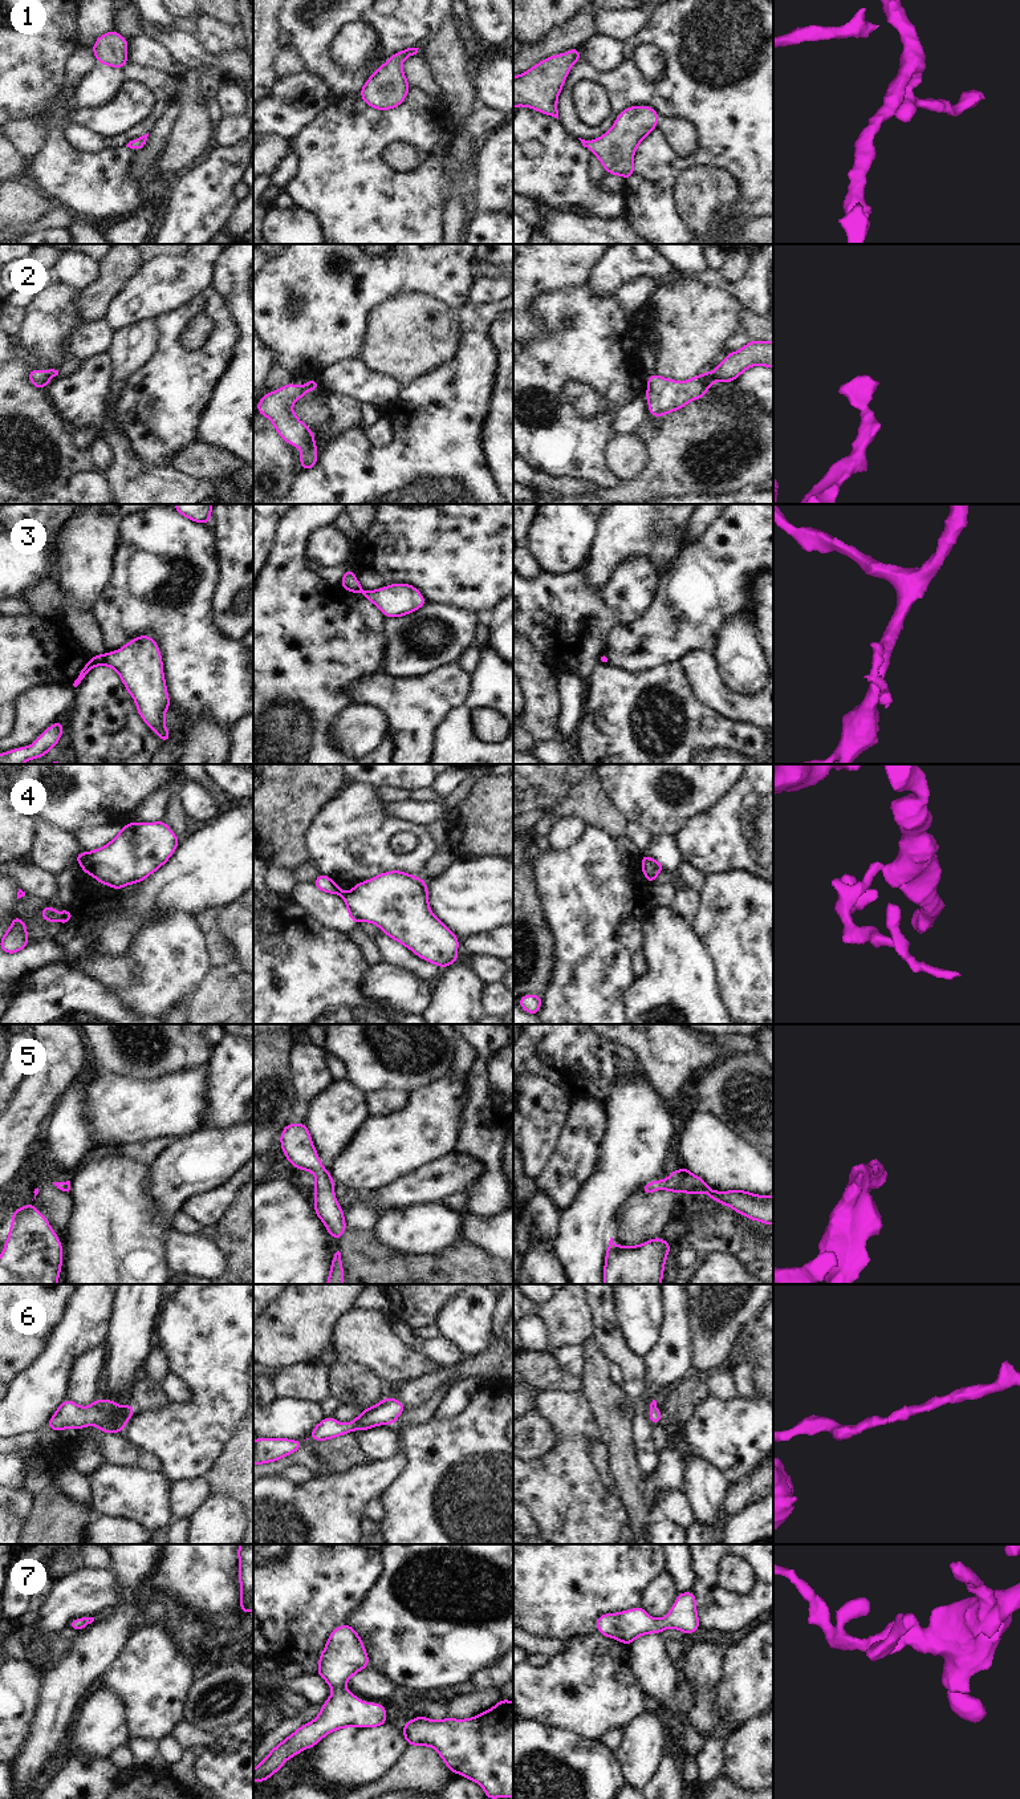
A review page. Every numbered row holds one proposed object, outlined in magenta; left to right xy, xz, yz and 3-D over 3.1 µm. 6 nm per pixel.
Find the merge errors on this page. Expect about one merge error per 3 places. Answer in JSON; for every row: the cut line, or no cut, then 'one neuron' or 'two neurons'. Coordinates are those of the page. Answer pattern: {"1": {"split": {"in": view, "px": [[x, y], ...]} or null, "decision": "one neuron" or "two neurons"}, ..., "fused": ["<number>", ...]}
{"1": {"split": null, "decision": "one neuron"}, "2": {"split": null, "decision": "one neuron"}, "3": {"split": {"in": "xy", "px": [[104, 654], [105, 664]]}, "decision": "two neurons"}, "4": {"split": {"in": "xz", "px": [[345, 893], [342, 897]]}, "decision": "two neurons"}, "5": {"split": null, "decision": "one neuron"}, "6": {"split": null, "decision": "one neuron"}, "7": {"split": null, "decision": "one neuron"}, "fused": ["3", "4"]}

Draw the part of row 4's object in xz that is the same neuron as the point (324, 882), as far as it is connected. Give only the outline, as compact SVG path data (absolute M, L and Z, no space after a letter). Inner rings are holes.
M320 874L318 877L316 877L313 884L316 888L322 890L324 893L333 893L340 897L345 896L344 890L330 877L325 874Z

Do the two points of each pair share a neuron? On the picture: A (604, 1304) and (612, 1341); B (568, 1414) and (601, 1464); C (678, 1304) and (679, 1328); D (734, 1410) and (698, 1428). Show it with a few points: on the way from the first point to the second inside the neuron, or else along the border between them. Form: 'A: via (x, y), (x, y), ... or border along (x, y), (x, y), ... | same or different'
A: via (604, 1314), (606, 1326), (612, 1332) | same
B: border along (597, 1440), (592, 1445), (590, 1460), (600, 1479) | different
C: via (678, 1310), (678, 1323) | same
D: via (724, 1420), (716, 1428), (707, 1428) | same

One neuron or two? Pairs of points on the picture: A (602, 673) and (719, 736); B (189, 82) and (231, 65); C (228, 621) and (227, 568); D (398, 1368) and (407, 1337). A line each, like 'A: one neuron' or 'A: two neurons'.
A: one neuron
B: two neurons
C: one neuron
D: two neurons

